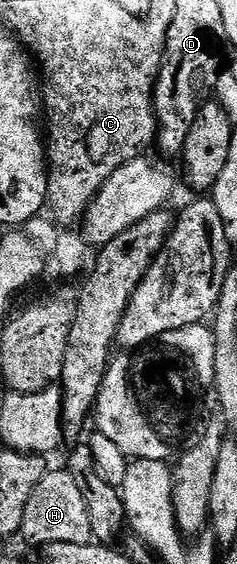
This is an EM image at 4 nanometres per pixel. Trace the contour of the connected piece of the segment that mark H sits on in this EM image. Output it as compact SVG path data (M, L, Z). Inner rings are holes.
M52 468L41 479L41 483L33 487L33 495L29 495L29 504L25 506L25 519L21 519L19 533L29 544L36 547L53 543L92 544L93 538L85 498L81 495L74 476L68 473L66 468Z

